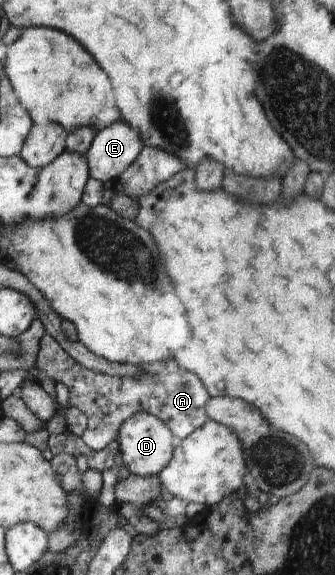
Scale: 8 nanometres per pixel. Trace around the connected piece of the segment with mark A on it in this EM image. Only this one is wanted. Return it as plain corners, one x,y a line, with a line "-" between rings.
46,333
40,339
37,361
34,367
38,368
42,374
46,372
46,376
49,376
50,380
53,380
55,384
62,383
69,392
69,406
77,406
80,412
86,414
88,423
81,439
93,451
102,450
110,444
110,441
117,440
120,425
129,416
135,415
138,411
144,411
159,418
171,430
175,440
174,446
178,445
177,442
180,442
183,438
190,436
191,432
200,428
209,419
205,411
205,404
211,396
206,387
196,374
186,372
184,368
180,368
172,359
141,364
142,375
137,379
134,377
111,377
109,374
102,374
82,366
68,355
66,351
62,350
53,336

